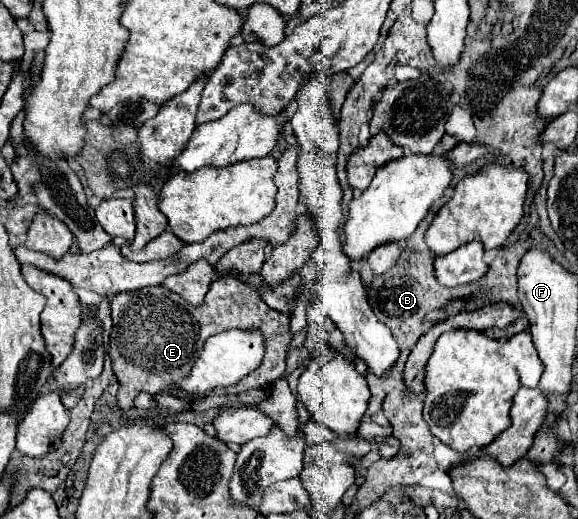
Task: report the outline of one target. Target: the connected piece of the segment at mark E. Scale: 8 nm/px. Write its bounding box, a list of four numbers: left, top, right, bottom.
[110,276,292,410]

